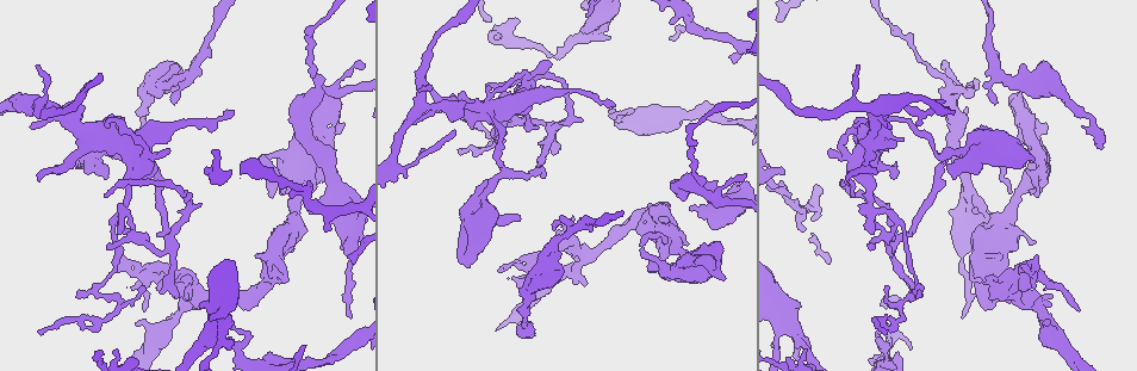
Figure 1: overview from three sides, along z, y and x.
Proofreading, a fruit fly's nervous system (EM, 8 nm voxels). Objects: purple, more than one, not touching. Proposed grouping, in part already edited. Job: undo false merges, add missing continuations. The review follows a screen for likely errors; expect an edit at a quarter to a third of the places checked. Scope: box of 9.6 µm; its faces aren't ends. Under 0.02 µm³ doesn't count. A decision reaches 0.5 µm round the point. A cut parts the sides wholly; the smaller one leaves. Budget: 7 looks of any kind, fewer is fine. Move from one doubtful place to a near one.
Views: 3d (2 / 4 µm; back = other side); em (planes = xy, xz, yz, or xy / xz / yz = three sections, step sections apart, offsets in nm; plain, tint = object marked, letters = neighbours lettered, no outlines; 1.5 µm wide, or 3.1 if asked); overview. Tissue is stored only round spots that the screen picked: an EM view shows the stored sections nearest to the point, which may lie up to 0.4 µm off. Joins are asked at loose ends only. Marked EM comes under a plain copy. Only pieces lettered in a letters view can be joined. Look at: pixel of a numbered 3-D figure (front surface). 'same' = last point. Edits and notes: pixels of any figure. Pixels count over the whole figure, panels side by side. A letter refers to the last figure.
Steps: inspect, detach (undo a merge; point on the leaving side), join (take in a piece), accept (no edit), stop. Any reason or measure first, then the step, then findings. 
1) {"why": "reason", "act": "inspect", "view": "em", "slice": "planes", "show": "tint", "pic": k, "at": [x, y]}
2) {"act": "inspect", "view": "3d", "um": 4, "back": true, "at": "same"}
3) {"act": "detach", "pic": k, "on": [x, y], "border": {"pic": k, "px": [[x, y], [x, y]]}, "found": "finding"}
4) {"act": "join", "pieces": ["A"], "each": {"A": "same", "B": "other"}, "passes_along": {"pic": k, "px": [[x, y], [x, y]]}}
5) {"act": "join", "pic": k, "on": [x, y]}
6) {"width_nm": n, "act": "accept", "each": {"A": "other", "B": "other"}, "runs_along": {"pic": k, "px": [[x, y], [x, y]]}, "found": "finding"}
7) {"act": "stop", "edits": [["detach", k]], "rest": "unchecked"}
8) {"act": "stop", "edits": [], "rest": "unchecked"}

{"why": "an open end", "act": "inspect", "view": "3d", "um": 4, "pic": 1, "at": [280, 192]}

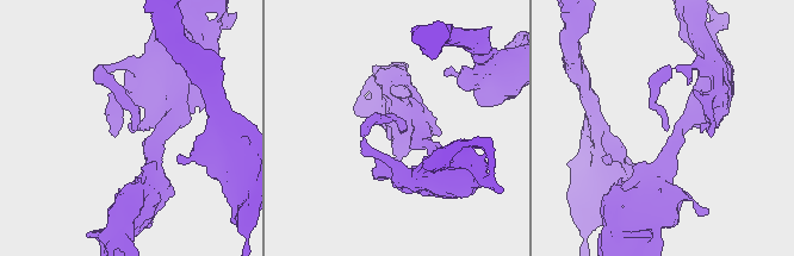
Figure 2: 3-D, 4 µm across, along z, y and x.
{"act": "inspect", "view": "em", "slice": "xy", "step": 4, "show": "tint", "pic": 2, "at": [134, 130]}

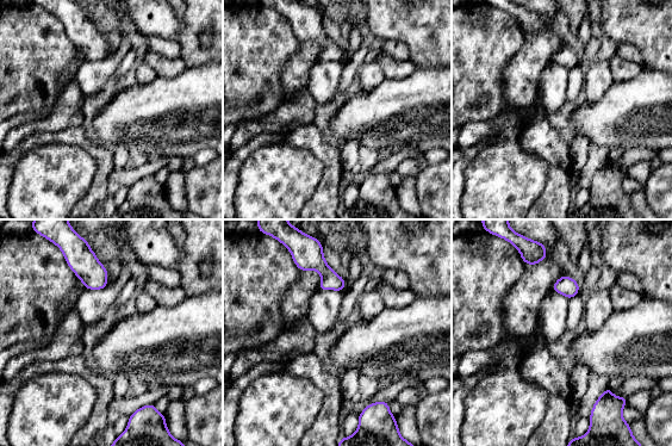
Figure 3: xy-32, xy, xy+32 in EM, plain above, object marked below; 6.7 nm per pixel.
{"act": "inspect", "view": "em", "slice": "planes", "show": "letters", "at": "same"}

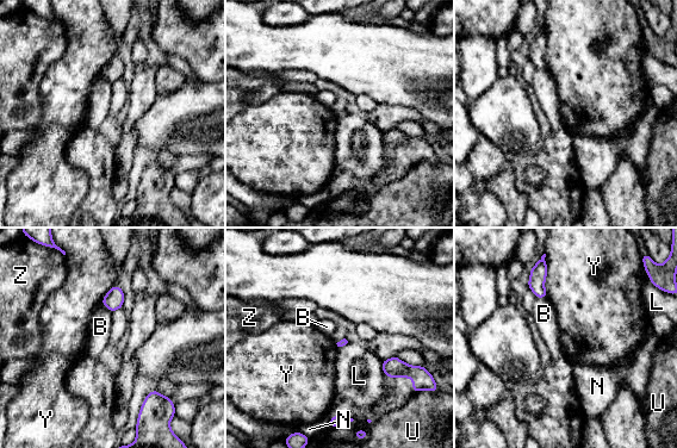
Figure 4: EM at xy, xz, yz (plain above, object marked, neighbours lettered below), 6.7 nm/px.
{"act": "accept", "each": {"B": "other", "L": "other", "N": "other", "U": "other", "Y": "other", "Z": "other"}, "found": "none of them fits"}

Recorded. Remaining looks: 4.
{"why": "thin end", "act": "inspect", "view": "em", "slice": "planes", "show": "letters", "pic": 1, "at": [78, 296]}

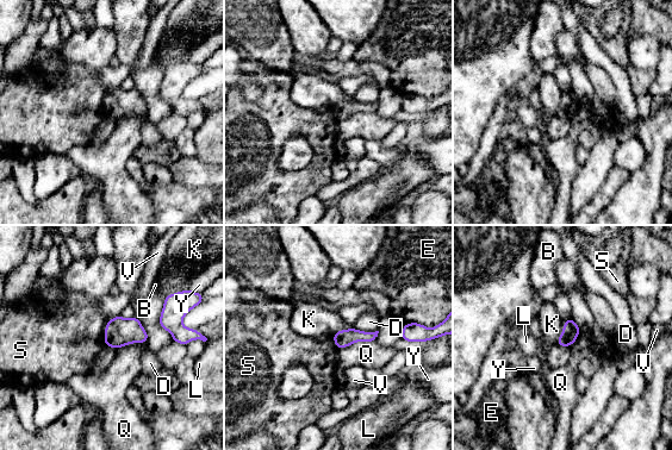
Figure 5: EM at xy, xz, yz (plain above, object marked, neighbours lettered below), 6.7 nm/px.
{"width_nm": 110, "longest_contact_nm": ["Q", 260], "act": "accept", "each": {"B": "other", "D": "other", "E": "other", "K": "other", "L": "other", "Q": "other", "S": "other", "V": "other", "Y": "other"}, "found": "none of them fits"}

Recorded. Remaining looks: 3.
{"why": "tapers out", "act": "inspect", "view": "3d", "um": 4, "pic": 1, "at": [106, 125]}

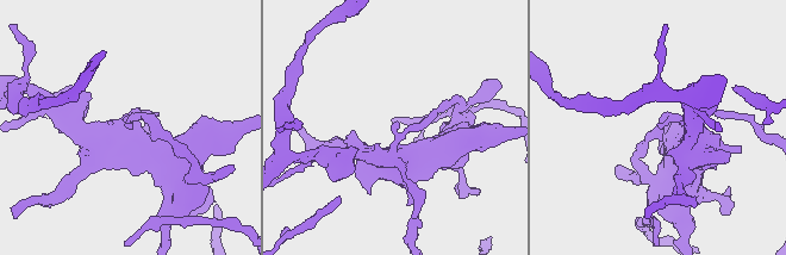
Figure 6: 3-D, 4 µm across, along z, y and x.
{"why": "shape alone is not enough", "act": "inspect", "view": "em", "slice": "planes", "show": "letters", "pic": 6, "at": [396, 125]}

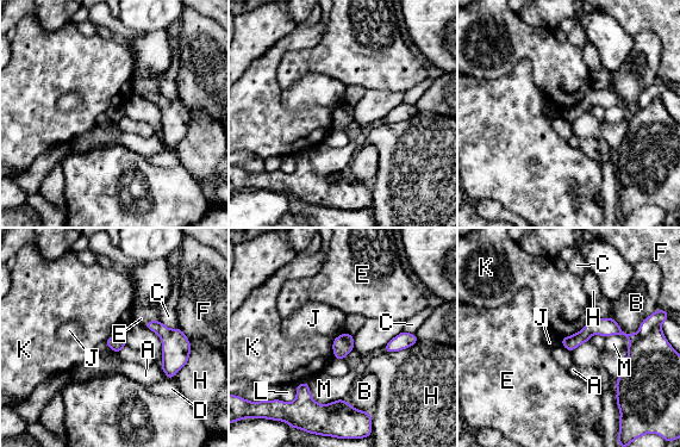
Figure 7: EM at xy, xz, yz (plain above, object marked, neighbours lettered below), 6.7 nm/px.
{"act": "detach", "pic": 7, "on": [606, 327], "each": {"A": "other", "B": "other", "C": "other", "D": "other", "E": "other", "F": "other", "H": "other", "J": "other", "K": "other", "L": "other", "M": "other"}, "part_leaving": {"pic": 7, "px": [[642, 329], [625, 335], [591, 328], [565, 342]]}, "found": "a second neuron is stuck on"}

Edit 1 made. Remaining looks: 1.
{"act": "stop", "edits": [["detach", 7]], "rest": "unchecked"}

